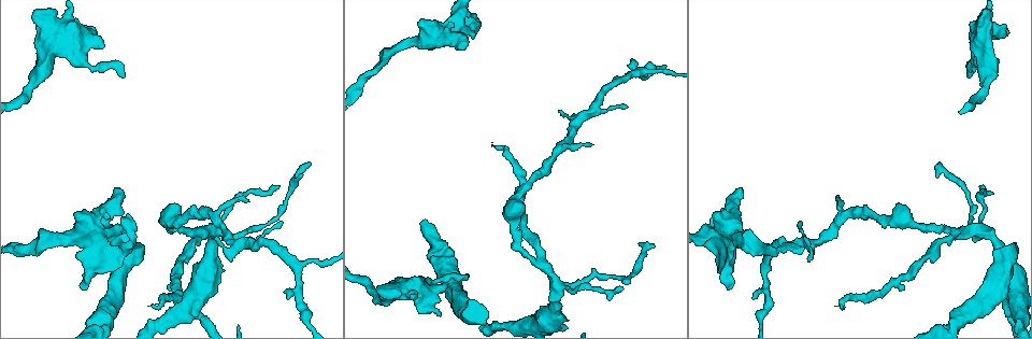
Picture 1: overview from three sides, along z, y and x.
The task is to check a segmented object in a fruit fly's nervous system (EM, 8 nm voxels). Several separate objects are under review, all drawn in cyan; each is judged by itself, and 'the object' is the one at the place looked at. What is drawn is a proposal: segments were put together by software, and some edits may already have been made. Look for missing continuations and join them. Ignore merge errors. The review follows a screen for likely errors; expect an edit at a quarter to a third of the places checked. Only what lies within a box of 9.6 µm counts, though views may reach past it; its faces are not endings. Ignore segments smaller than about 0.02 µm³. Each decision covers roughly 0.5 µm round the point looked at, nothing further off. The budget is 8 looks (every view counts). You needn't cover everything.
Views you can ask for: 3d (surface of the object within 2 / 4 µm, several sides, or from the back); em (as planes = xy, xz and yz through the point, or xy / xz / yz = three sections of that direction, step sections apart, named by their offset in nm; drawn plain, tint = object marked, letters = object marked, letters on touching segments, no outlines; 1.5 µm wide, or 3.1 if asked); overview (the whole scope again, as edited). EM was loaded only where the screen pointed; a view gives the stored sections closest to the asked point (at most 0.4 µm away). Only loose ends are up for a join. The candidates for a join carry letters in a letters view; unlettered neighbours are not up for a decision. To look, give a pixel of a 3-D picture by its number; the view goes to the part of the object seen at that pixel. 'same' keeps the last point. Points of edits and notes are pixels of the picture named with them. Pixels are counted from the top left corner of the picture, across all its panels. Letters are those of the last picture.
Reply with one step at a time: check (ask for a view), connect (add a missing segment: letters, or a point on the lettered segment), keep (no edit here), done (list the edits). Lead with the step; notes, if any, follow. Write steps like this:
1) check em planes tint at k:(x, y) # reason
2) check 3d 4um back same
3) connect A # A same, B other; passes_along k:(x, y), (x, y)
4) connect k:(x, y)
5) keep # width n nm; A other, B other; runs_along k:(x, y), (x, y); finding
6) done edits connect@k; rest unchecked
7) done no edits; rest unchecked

check 3d 4um back at 1:(729, 288) # branch stops here

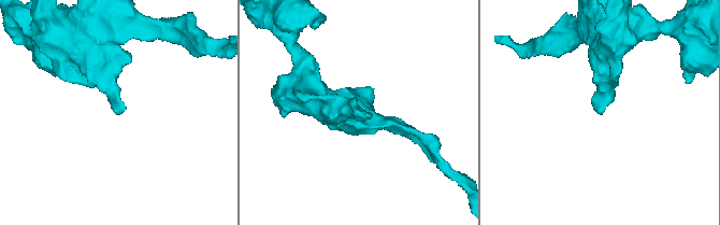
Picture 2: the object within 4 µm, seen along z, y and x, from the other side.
check em planes letters at 2:(600, 114) # shape alone is not enough

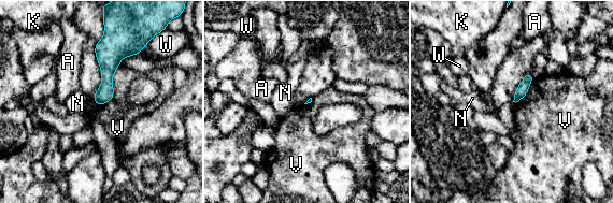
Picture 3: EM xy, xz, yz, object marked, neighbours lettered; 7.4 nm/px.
keep # A other, K other, N other, V other, W other; border 3:(118, 66), (113, 97), (98, 105); none of them fits

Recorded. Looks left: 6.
check 3d 2um at 1:(116, 193) # free end

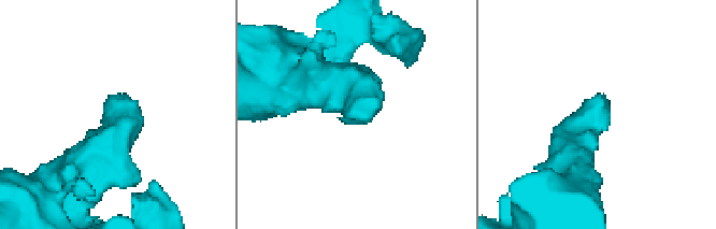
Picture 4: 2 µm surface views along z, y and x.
check em planes letters at 4:(105, 118) # need the tissue

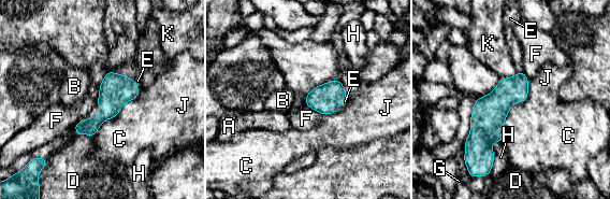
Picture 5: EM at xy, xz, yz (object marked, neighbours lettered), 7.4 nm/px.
connect E # A other, B other, C other, D other, E same, F other, G other, H other, J other, K other; passes_along 5:(508, 91), (520, 72), (512, 42); the cell continues

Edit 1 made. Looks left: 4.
check 3d 2um at 1:(35, 255) # branch stops here

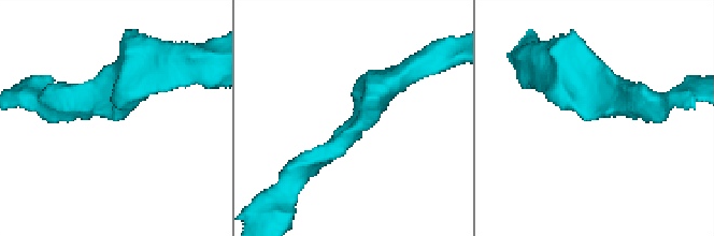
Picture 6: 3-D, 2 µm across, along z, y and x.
check em xz step 4 letters at 6:(110, 117) # now the EM

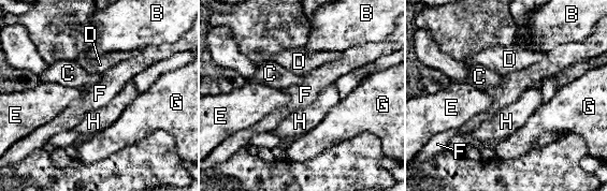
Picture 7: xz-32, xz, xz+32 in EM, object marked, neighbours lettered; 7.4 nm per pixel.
check em planes letters same # another direction

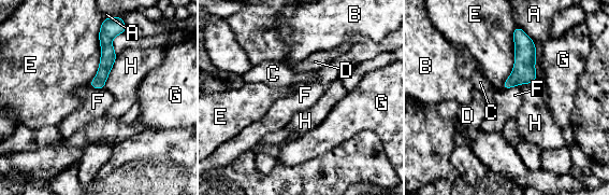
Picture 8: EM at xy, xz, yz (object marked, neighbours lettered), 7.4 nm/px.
keep # longest_contact E 500 nm; A other, B other, C other, D other, E other, F other, G other, H other; none of them fits

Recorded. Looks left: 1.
done edits connect@5; rest unchecked

